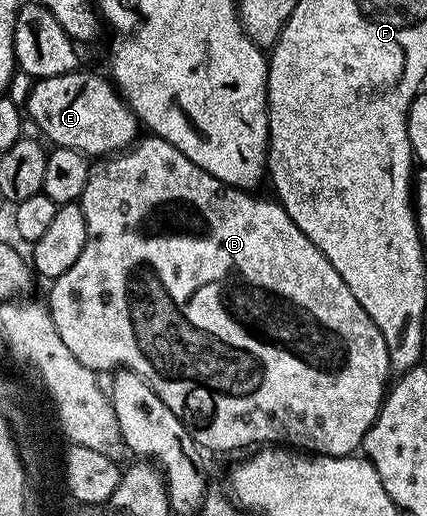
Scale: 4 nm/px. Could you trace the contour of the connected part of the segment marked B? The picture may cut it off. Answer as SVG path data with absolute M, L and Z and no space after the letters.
M147 134L136 139L133 147L122 154L112 154L96 159L89 170L89 182L85 182L81 201L81 207L85 214L85 226L87 227L85 250L81 250L77 262L73 262L73 266L69 266L69 270L65 270L65 274L61 274L50 285L49 307L53 326L57 326L57 334L61 334L61 342L65 342L65 346L69 346L73 358L77 358L77 362L81 362L81 366L89 366L96 374L104 374L103 372L107 371L110 373L112 370L120 368L128 368L130 372L141 374L141 378L145 378L145 382L149 382L152 390L159 395L161 402L165 402L165 406L169 406L169 410L173 410L173 414L177 414L177 418L187 427L189 434L195 439L200 449L207 451L208 448L211 452L231 452L234 448L247 448L250 444L255 444L254 446L290 446L292 449L320 456L350 456L358 453L363 447L365 434L373 427L375 419L379 416L379 408L383 405L383 397L389 388L387 375L392 375L393 372L389 362L389 350L385 346L385 338L381 334L381 330L377 330L377 326L373 326L373 318L369 318L369 314L365 314L365 310L361 310L361 302L357 302L357 298L353 298L349 286L345 286L345 278L341 278L341 274L337 274L337 270L333 270L333 262L329 262L329 258L325 258L325 254L321 254L321 250L317 250L317 246L313 246L313 242L309 242L309 238L305 238L305 234L301 234L301 230L289 218L287 211L283 209L283 205L274 199L271 199L272 201L262 200L261 197L255 195L259 194L251 190L234 188L217 178L213 178L213 174L201 170L201 166L189 162L189 158L185 158L185 154L181 154L181 150L177 150L177 146L165 142L154 134Z

